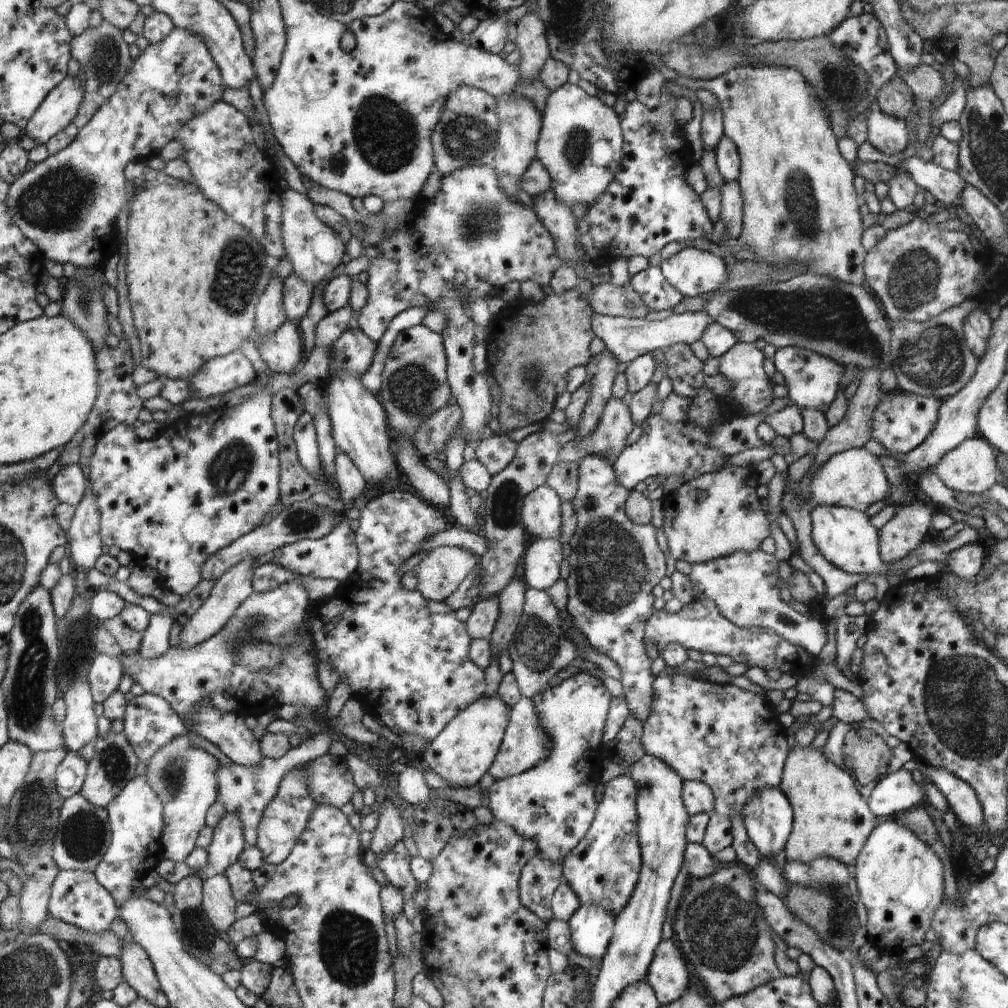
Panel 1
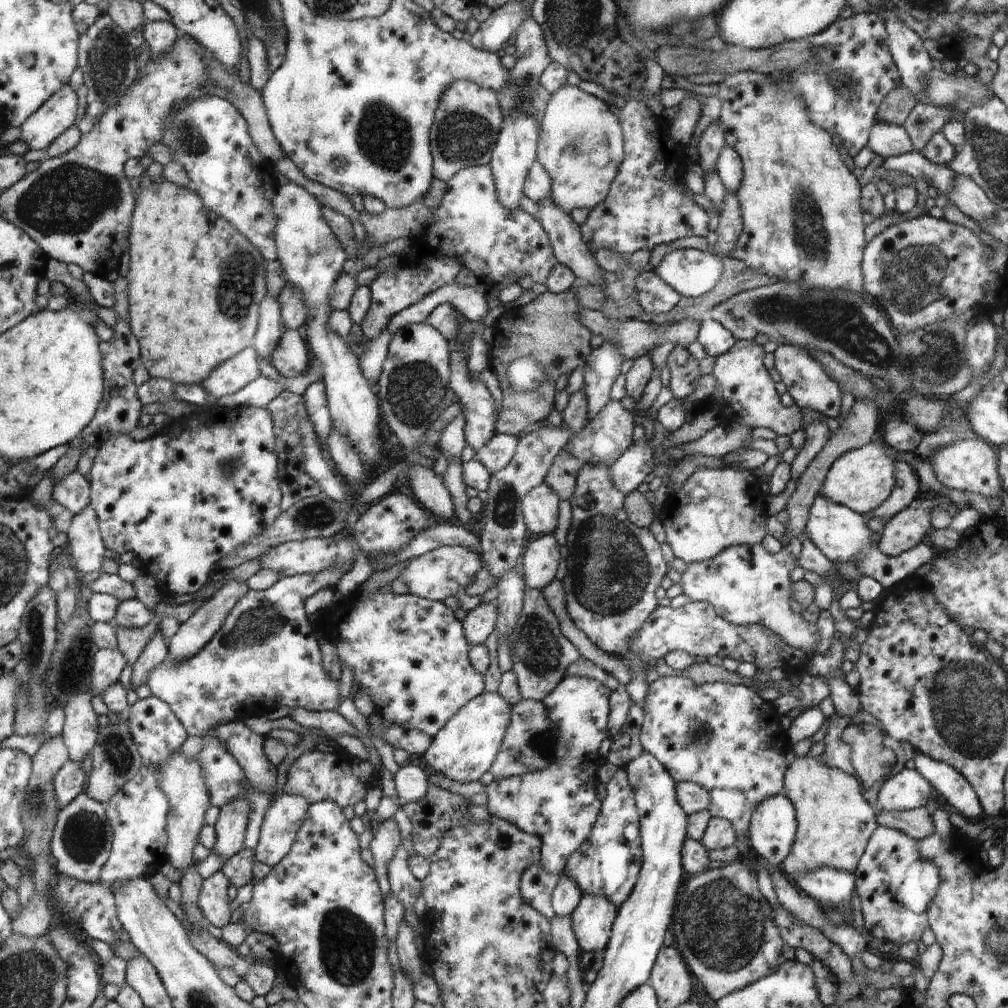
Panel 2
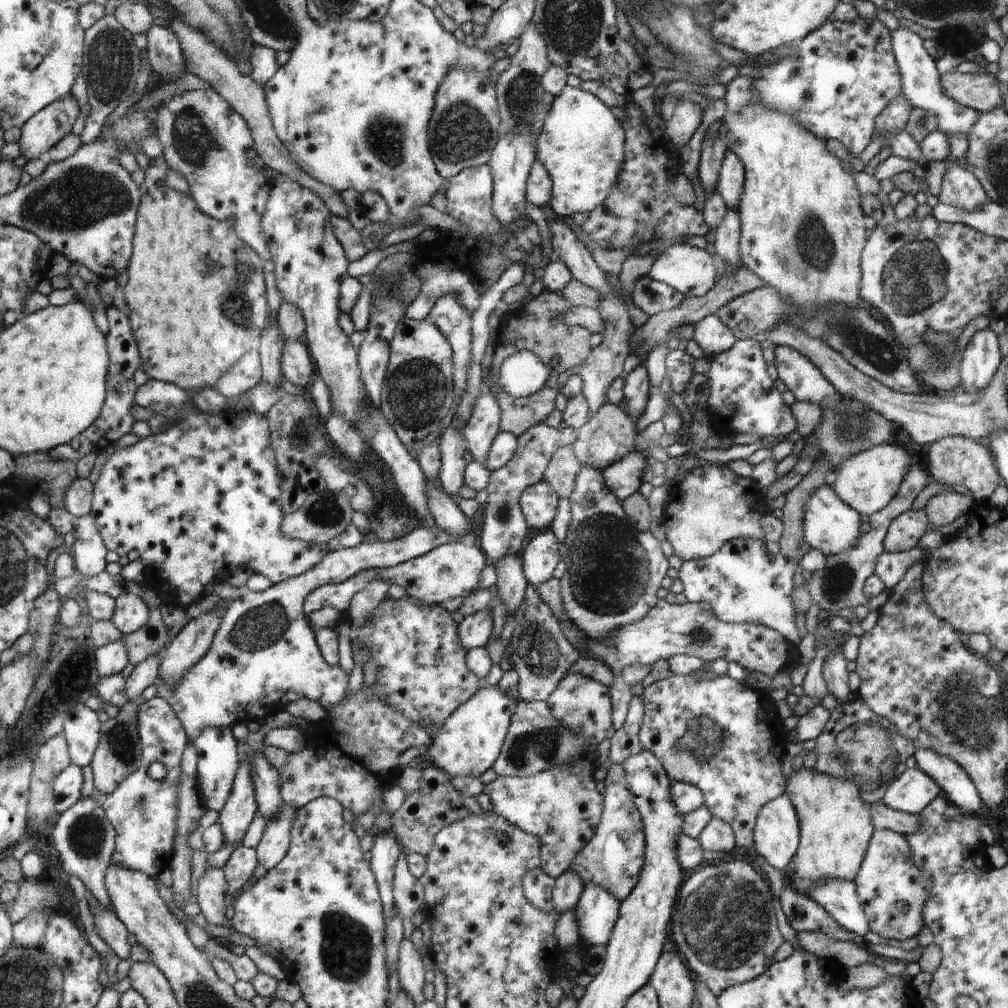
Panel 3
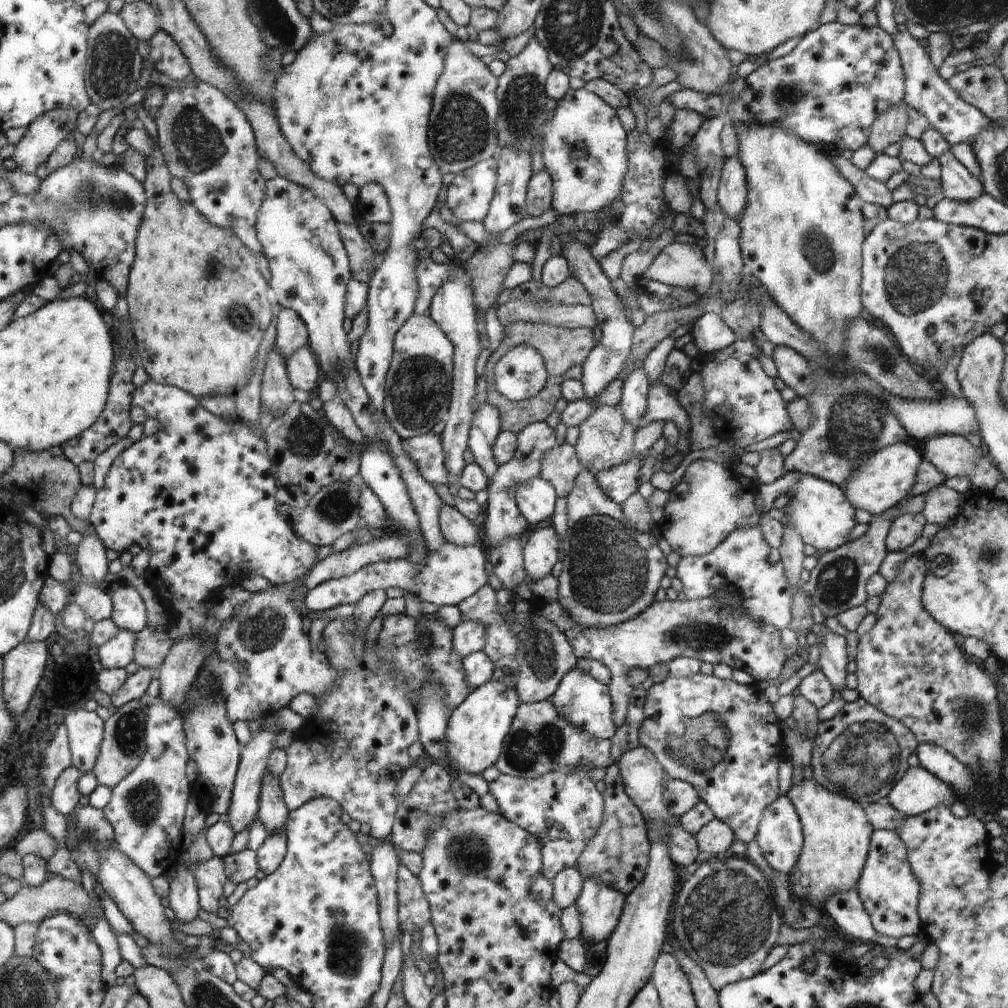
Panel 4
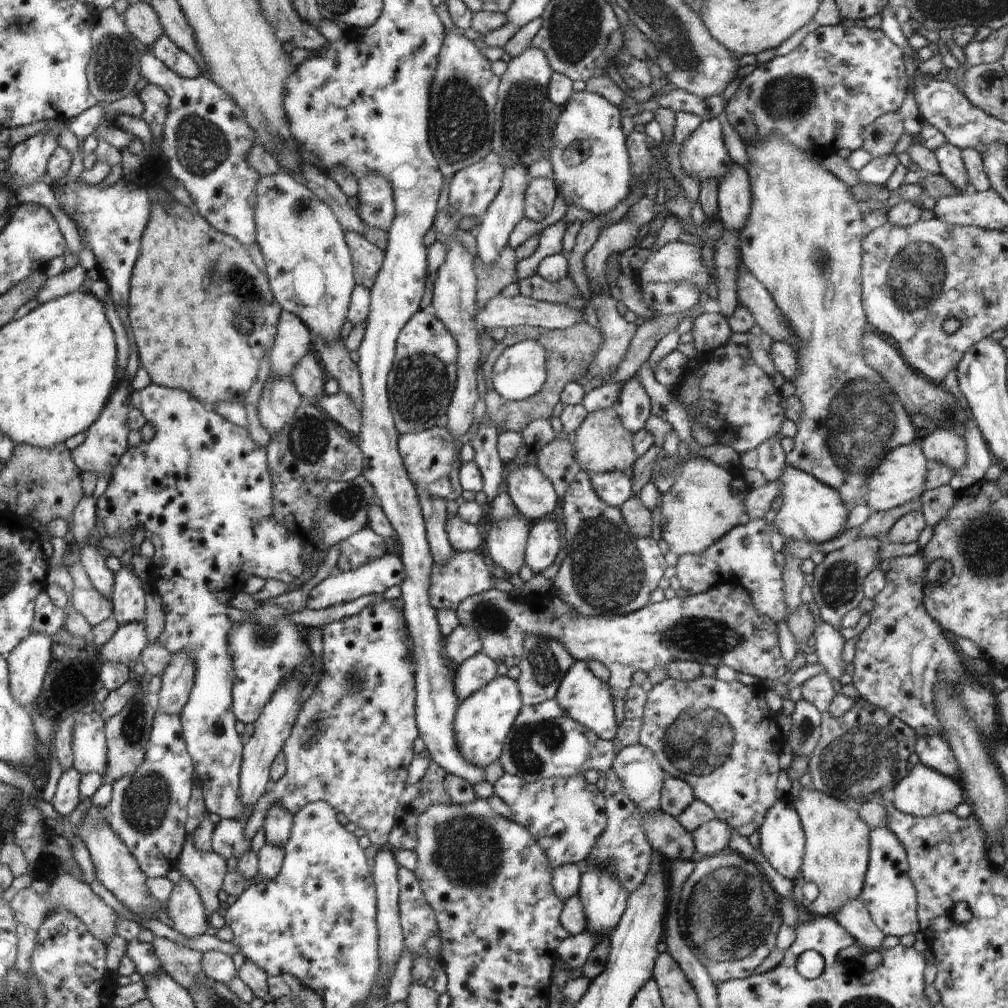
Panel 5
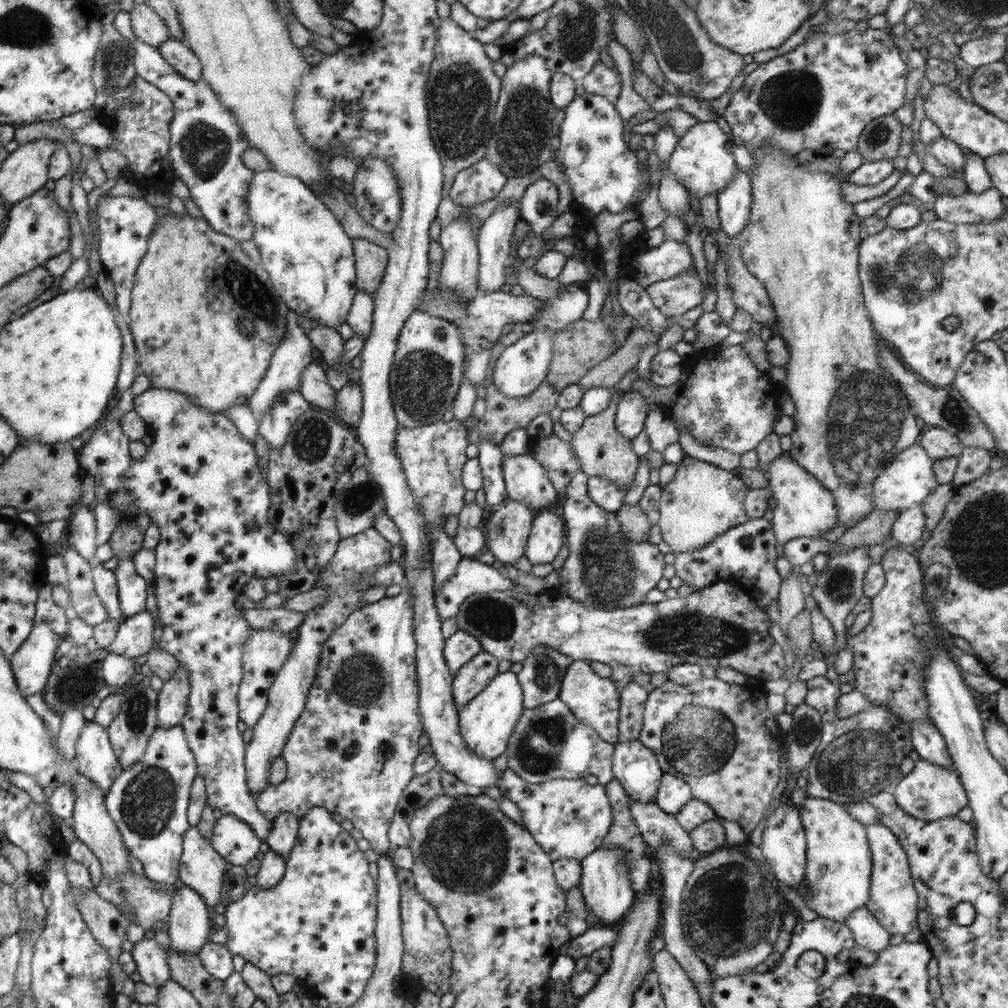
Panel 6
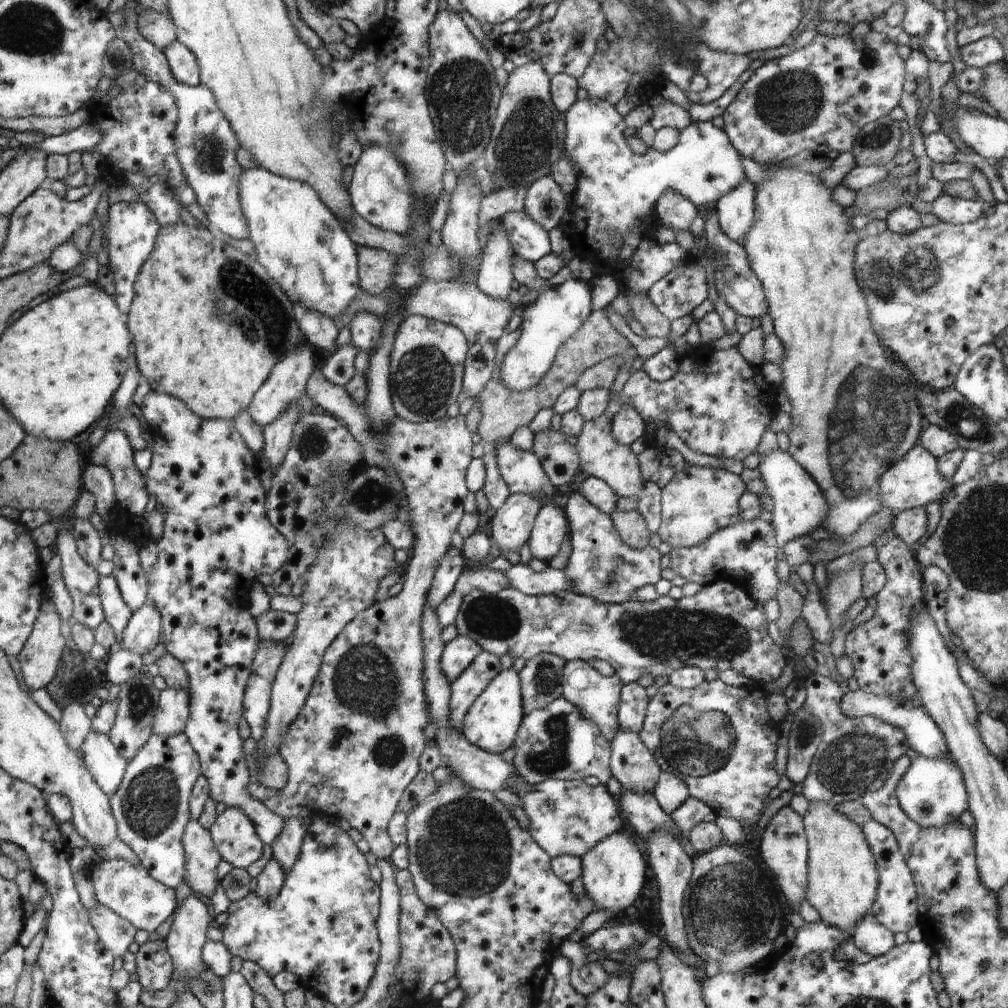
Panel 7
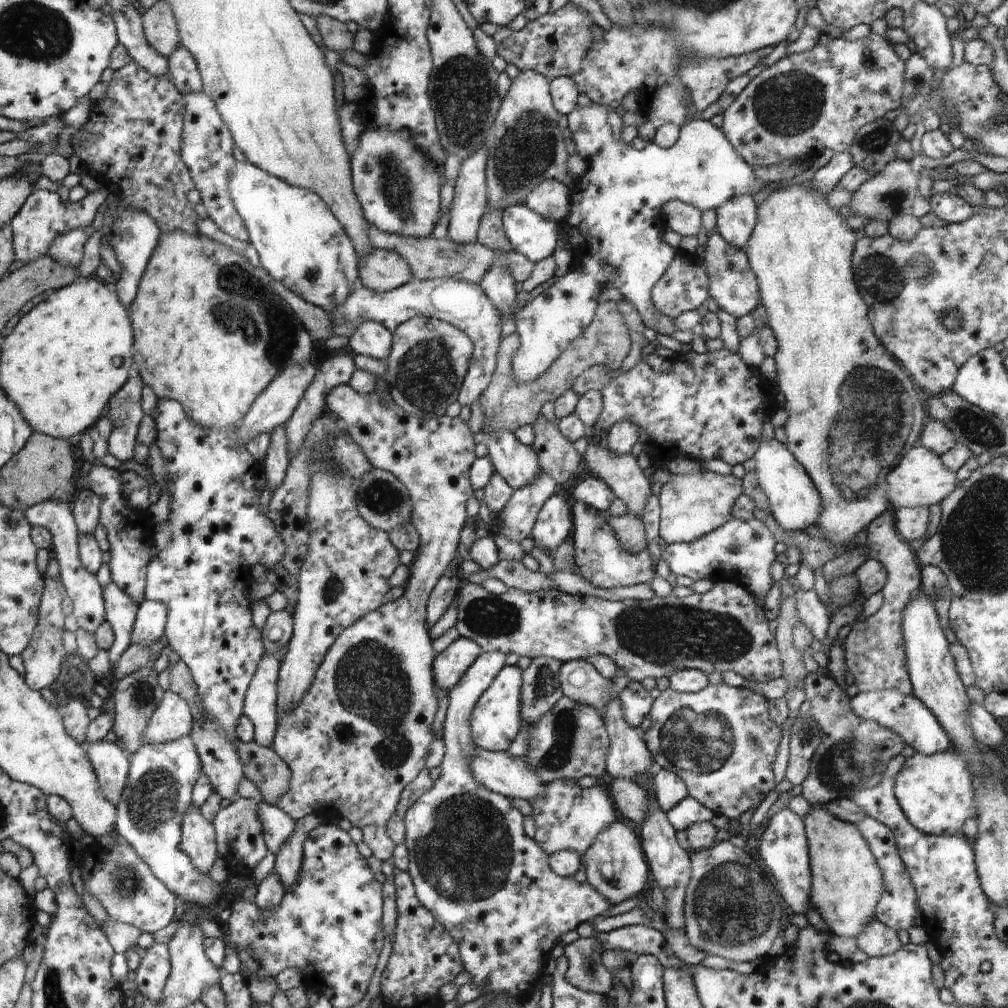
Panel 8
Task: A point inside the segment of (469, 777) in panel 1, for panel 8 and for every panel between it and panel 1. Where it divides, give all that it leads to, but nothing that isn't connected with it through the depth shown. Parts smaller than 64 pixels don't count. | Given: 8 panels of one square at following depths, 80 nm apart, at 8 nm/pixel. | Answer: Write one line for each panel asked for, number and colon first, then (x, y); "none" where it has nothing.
2: (468, 745)
3: (468, 744)
4: (477, 728)
5: (482, 723)
6: (487, 724)
7: (493, 724)
8: (498, 721)

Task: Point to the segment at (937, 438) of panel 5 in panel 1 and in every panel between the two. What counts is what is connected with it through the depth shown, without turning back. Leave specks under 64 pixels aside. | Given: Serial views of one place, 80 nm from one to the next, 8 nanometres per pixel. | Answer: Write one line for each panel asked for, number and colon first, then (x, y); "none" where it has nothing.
1: (971, 468)
2: (970, 464)
3: (953, 460)
4: (954, 456)

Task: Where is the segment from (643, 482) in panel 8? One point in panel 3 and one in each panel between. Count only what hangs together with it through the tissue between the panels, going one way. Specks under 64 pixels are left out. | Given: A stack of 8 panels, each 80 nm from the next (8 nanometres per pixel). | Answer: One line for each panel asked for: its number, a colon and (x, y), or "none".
3: (607, 436)
4: (606, 438)
5: (602, 444)
6: (601, 451)
7: (600, 456)

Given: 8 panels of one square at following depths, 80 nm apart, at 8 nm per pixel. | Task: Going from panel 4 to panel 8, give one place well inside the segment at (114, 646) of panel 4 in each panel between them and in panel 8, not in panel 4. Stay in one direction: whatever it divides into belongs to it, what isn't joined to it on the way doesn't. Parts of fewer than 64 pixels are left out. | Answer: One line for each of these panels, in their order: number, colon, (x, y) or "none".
5: (128, 645)
6: (135, 638)
7: (142, 635)
8: (150, 626)

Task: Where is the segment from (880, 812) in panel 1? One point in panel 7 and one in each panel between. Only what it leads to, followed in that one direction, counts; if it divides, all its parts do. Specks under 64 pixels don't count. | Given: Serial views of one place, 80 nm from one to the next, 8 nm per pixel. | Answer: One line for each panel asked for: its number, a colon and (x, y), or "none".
2: (908, 790)
3: (912, 791)
4: (918, 791)
5: (922, 792)
6: (929, 792)
7: (933, 793)

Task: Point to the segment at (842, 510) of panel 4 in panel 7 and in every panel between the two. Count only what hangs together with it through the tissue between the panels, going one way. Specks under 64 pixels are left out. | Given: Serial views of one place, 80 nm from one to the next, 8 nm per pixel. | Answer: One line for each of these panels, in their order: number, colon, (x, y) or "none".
5: (811, 511)
6: (802, 507)
7: (798, 505)

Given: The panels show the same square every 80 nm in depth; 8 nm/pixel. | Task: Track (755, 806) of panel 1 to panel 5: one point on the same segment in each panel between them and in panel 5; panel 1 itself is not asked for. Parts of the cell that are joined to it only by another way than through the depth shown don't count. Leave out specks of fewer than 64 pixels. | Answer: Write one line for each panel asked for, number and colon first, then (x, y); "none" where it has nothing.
2: (773, 827)
3: (777, 830)
4: (780, 836)
5: (782, 837)

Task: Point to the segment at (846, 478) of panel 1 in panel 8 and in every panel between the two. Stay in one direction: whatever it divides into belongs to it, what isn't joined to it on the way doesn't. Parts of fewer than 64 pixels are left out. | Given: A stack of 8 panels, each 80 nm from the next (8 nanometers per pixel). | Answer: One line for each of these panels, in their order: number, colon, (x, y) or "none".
2: (862, 479)
3: (868, 480)
4: (882, 482)
5: (901, 476)
6: (908, 480)
7: (916, 480)
8: (922, 479)

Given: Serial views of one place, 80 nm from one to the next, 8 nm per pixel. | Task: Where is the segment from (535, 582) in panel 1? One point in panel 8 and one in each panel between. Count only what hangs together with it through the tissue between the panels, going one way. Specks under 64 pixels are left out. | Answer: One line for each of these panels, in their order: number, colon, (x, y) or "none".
2: (540, 559)
3: (539, 558)
4: (539, 555)
5: (543, 541)
6: (546, 537)
7: (549, 529)
8: (553, 525)

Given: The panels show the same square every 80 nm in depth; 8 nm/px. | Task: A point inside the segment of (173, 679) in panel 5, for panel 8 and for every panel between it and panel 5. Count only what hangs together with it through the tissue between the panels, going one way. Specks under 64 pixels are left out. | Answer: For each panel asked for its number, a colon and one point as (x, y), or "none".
6: (172, 704)
7: (171, 718)
8: (173, 720)

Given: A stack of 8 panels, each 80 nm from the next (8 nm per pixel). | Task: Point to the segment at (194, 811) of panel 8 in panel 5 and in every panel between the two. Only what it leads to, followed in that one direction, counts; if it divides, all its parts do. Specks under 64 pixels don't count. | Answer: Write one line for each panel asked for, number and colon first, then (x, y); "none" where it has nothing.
5: (205, 871)
6: (202, 868)
7: (202, 857)

